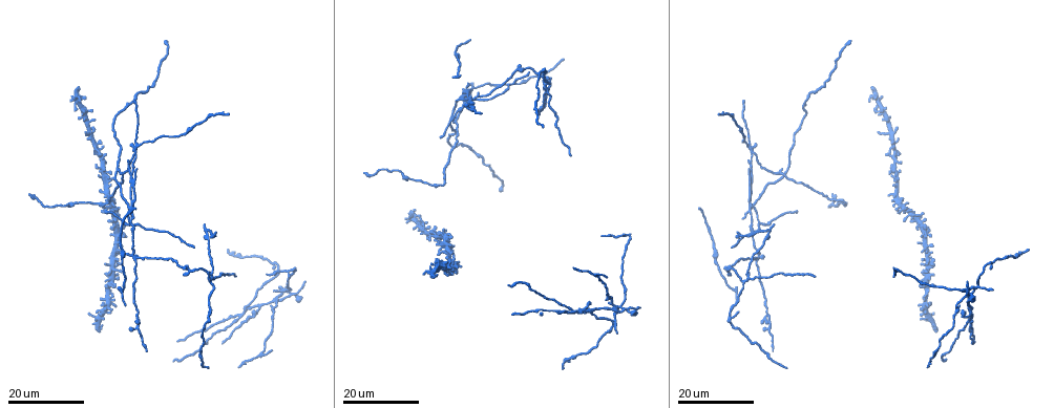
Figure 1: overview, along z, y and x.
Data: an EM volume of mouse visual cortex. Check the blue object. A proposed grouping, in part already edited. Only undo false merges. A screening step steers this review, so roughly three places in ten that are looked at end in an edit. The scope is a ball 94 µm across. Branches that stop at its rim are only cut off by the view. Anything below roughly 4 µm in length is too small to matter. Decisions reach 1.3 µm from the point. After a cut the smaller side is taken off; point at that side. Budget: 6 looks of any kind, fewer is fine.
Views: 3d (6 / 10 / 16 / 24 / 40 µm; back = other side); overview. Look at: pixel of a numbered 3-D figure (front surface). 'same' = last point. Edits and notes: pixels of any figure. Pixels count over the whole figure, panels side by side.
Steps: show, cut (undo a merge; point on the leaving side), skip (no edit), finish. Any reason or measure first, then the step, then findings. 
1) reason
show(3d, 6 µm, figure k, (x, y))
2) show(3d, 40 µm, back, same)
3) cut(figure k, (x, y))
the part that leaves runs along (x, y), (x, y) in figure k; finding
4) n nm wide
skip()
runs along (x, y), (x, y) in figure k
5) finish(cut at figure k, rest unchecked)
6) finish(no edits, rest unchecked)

thin arm on a thick one
show(3d, 16 µm, figure 1, (758, 255))

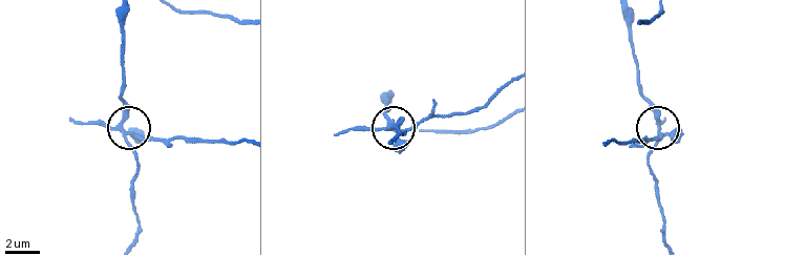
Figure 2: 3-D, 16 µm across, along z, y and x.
zoom in
show(3d, 10 µm, figure 2, (663, 134))

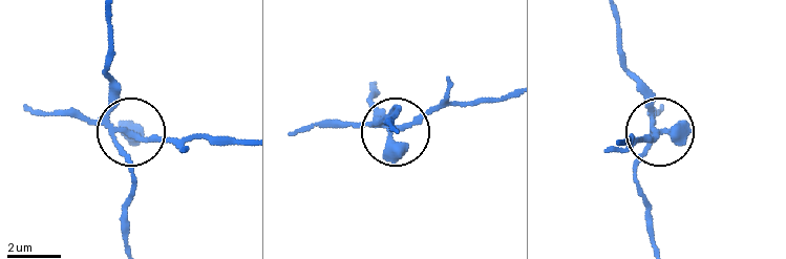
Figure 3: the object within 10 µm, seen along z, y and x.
cut(figure 3, (386, 160))
the part that leaves runs along (377, 125), (408, 125), (449, 105), (510, 98) in figure 3; a second neuron is stuck on

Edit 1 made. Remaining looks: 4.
show(overview)

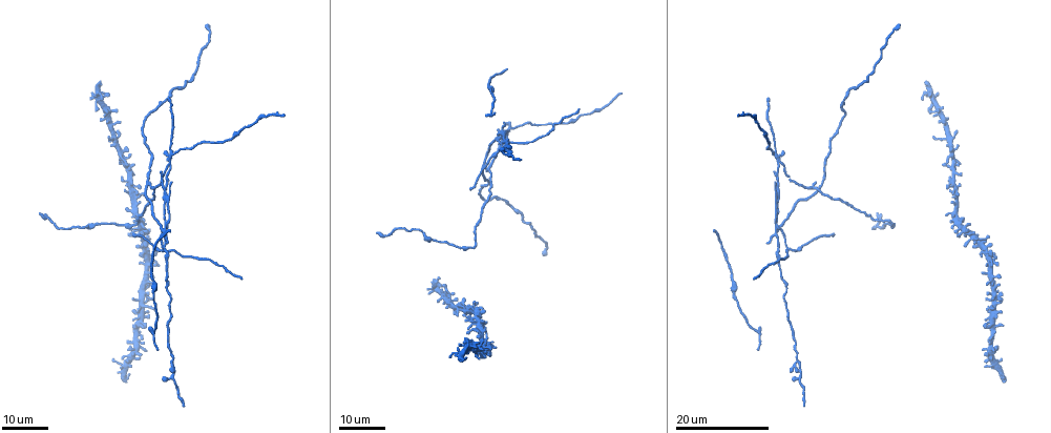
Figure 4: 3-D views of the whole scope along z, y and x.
four-way junction
show(3d, 16 µm, figure 4, (162, 231))

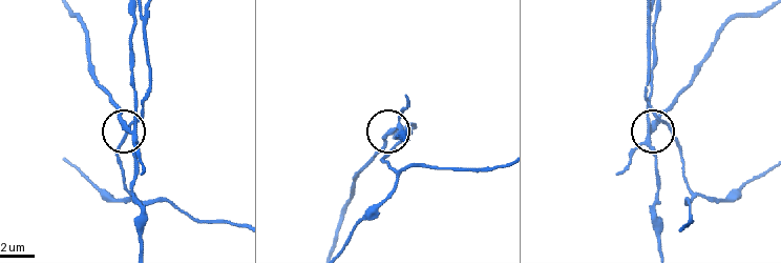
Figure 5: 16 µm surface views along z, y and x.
show(3d, 10 µm, figure 5, (390, 133))

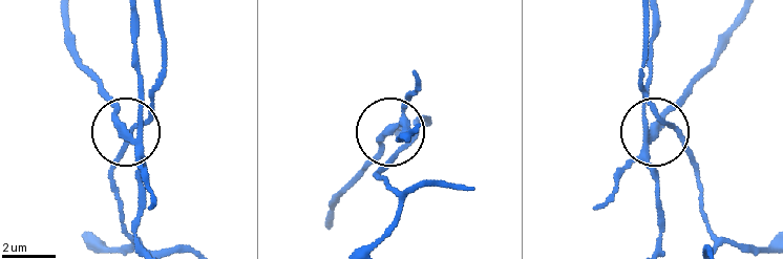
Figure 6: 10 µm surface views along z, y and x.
zoom in
show(3d, 6 µm, figure 6, (126, 136))

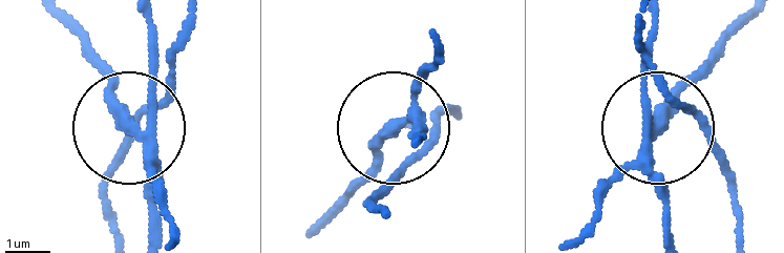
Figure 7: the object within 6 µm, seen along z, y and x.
side arm 60 µm; 4 arms
cut(figure 7, (110, 106))
a second neuron is stuck on

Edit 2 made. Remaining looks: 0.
finish(cut at figure 3, cut at figure 7, rest unchecked)

